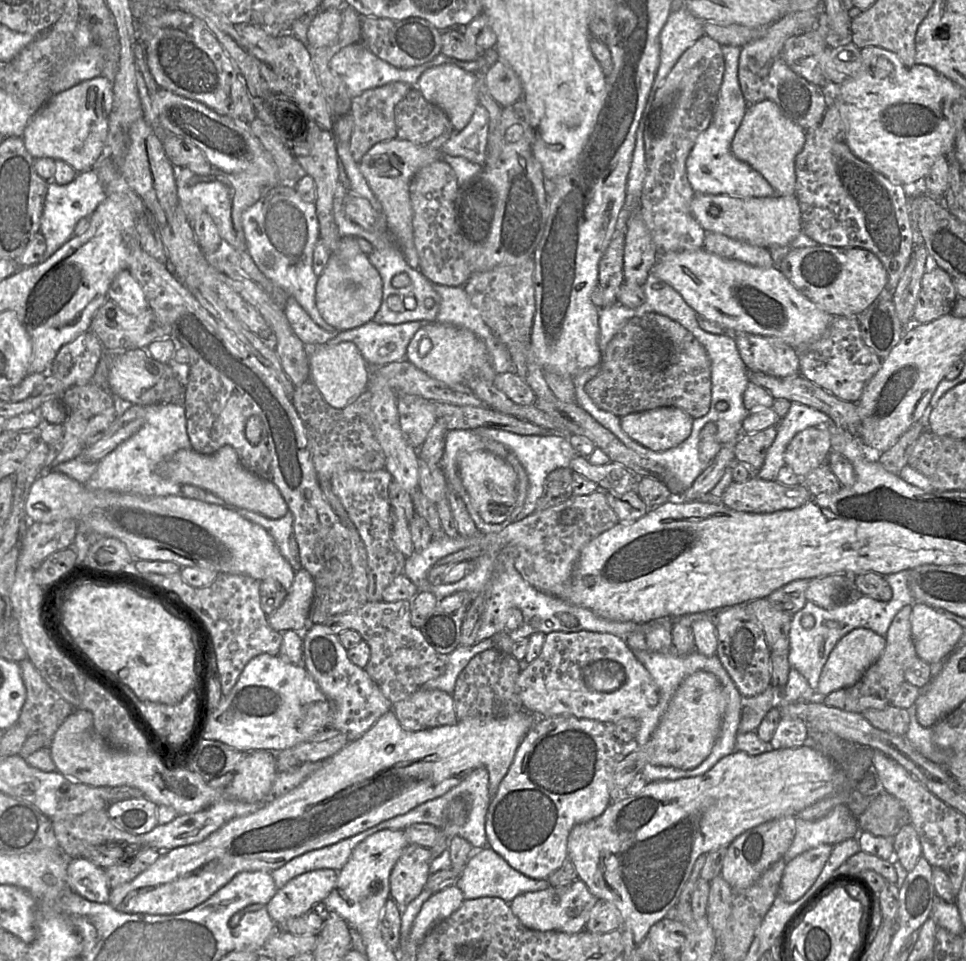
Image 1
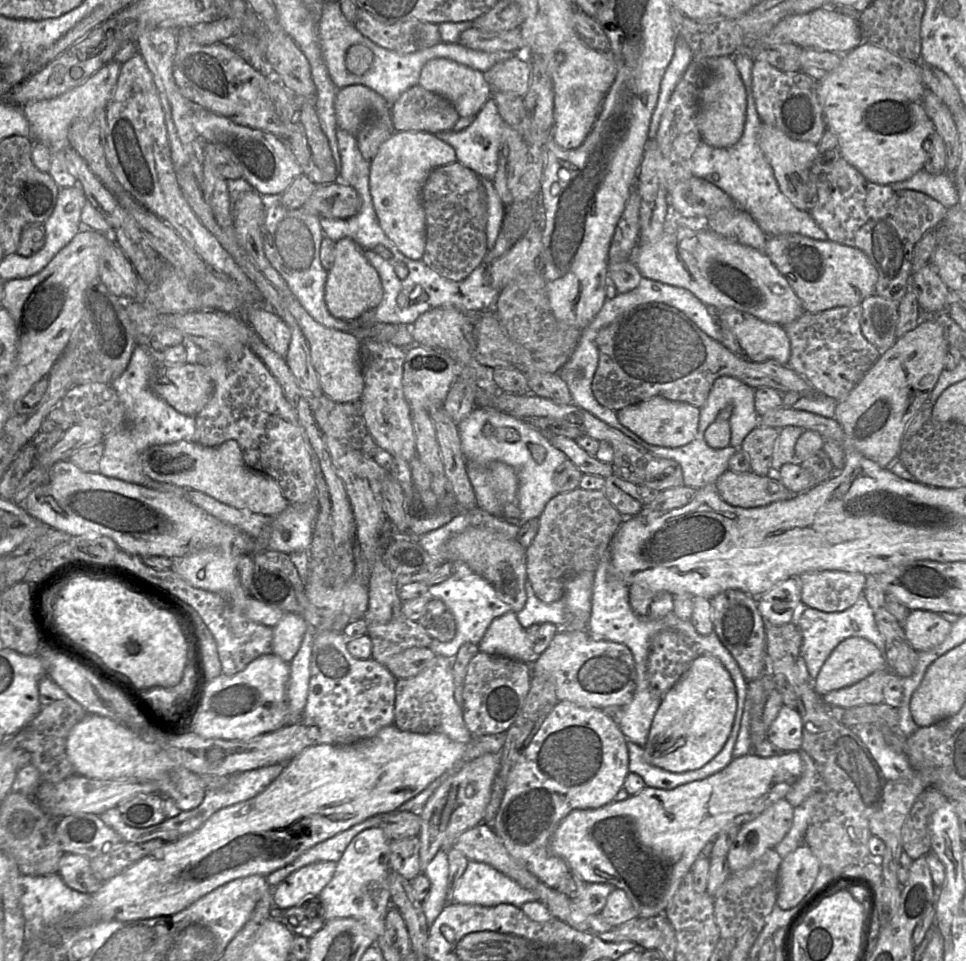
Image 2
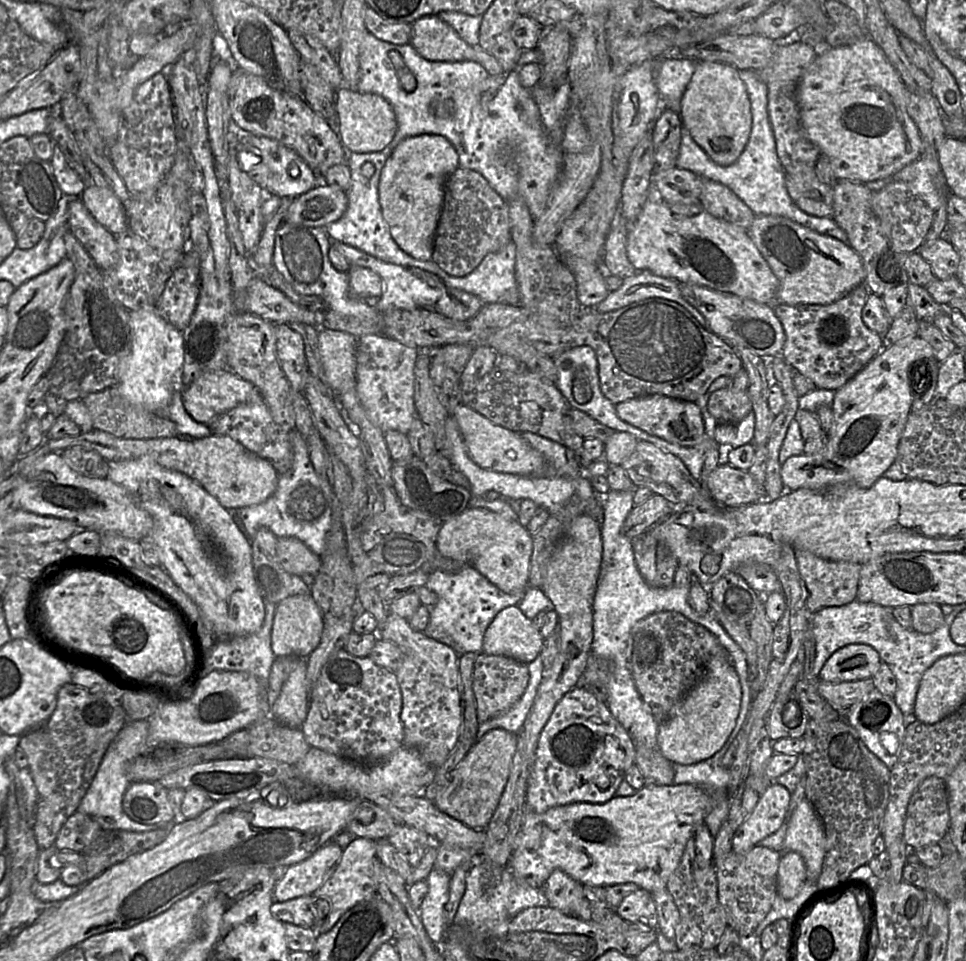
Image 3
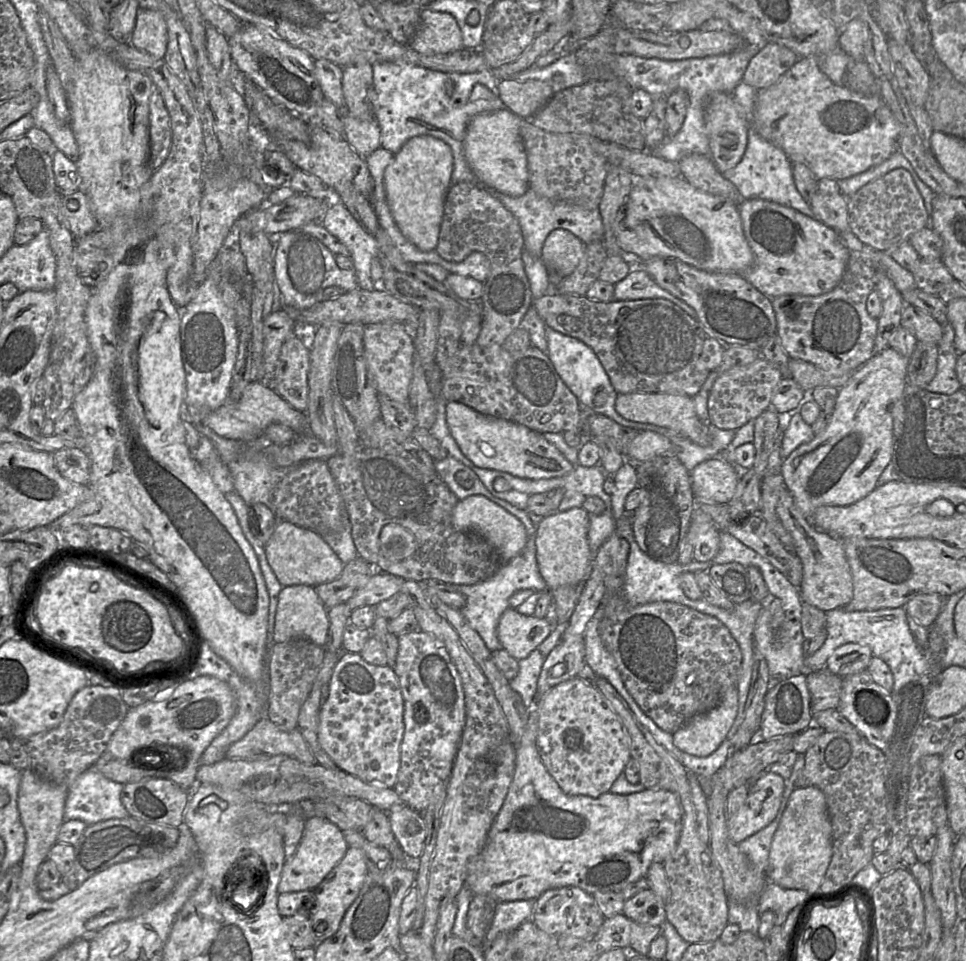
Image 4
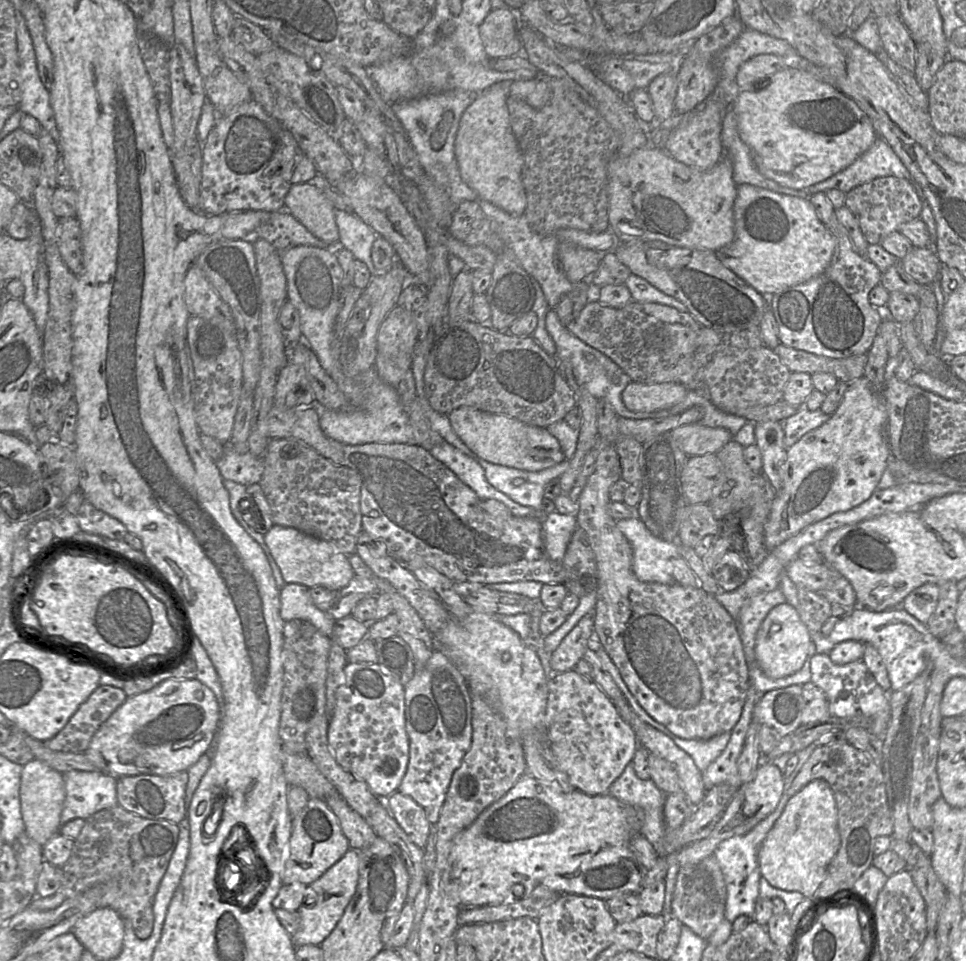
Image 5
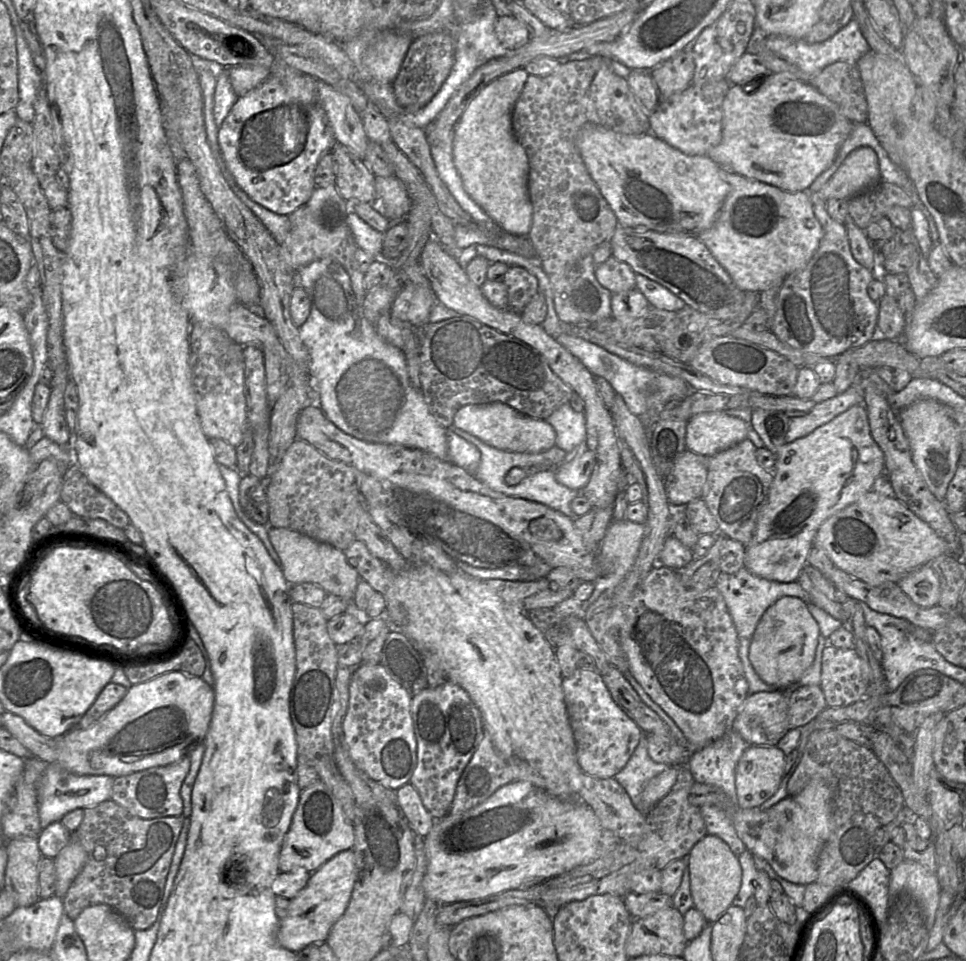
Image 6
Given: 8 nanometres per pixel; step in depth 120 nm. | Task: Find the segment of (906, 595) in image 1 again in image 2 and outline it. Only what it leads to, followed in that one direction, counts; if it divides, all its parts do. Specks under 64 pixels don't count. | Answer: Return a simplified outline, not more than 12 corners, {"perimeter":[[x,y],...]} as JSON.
{"perimeter":[[861,594],[842,612],[805,607],[797,627],[800,655],[815,681],[849,637],[885,642]]}

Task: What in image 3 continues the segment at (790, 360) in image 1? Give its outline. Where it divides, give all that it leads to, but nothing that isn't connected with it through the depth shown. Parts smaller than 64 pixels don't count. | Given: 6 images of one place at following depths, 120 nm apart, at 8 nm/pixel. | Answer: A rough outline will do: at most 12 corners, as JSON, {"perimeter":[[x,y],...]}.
{"perimeter":[[679,283],[708,329],[766,360],[786,335],[773,305]]}

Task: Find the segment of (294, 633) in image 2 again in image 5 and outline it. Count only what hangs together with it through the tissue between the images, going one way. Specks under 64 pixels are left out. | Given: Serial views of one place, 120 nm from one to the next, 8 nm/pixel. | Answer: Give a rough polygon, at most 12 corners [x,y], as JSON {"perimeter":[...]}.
{"perimeter":[[285,584],[280,616],[308,621],[332,638],[336,621],[314,605],[309,588]]}

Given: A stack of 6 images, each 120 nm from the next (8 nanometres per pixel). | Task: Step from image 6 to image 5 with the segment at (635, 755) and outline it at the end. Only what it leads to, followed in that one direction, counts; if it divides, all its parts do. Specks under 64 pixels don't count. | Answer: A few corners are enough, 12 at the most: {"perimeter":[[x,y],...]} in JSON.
{"perimeter":[[632,761],[608,794],[637,810],[640,833],[668,855],[667,794],[640,779]]}

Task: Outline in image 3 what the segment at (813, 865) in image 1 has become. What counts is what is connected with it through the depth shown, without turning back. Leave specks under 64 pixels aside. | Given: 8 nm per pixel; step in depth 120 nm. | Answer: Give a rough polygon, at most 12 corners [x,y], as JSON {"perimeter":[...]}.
{"perimeter":[[797,852],[782,854],[778,894],[794,898],[807,882],[806,864]]}

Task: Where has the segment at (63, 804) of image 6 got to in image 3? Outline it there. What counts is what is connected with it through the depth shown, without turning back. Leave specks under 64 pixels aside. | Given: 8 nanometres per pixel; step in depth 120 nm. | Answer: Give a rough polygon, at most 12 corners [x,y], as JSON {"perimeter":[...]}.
{"perimeter":[[147,720],[128,721],[107,749],[77,811],[103,830],[171,825],[122,808],[128,767],[149,752]]}

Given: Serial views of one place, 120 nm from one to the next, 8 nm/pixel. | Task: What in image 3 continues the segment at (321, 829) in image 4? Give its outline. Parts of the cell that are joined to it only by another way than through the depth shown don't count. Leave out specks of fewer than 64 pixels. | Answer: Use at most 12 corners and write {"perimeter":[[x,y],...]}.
{"perimeter":[[329,841],[286,867],[274,902],[312,895],[336,868],[343,849]]}

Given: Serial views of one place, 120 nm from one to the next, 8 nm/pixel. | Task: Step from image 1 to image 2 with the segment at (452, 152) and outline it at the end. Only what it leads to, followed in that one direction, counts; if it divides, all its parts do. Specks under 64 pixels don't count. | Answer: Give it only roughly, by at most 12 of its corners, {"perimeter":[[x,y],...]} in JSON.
{"perimeter":[[492,96],[461,131],[435,135],[456,162],[492,180],[504,120]]}

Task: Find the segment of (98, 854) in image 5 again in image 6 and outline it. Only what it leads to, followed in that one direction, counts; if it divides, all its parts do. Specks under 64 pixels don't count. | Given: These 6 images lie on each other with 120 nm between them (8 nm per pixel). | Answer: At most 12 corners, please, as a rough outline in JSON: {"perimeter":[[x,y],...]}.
{"perimeter":[[84,809],[86,861],[63,897],[134,930],[158,916],[182,815]]}

